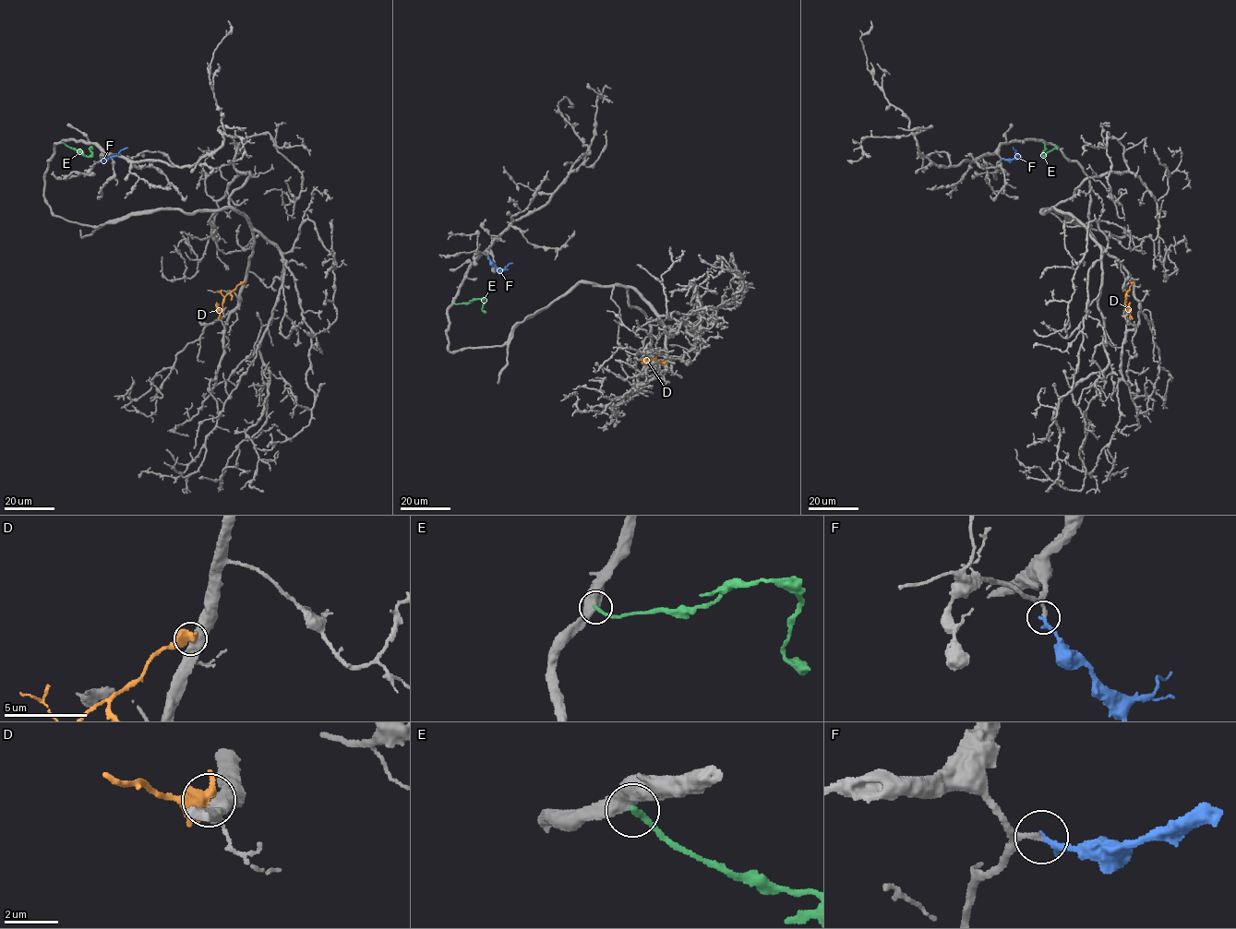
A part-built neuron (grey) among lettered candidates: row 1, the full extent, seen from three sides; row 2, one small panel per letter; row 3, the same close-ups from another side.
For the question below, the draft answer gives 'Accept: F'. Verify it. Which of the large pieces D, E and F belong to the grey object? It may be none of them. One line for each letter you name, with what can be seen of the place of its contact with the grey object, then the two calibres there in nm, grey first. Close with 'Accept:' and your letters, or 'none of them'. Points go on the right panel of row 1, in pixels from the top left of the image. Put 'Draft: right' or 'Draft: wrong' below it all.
F: meets grey at (1003, 159); 160 nm thick on the grey side, 260 nm on the other
Accept: F
Draft: right

